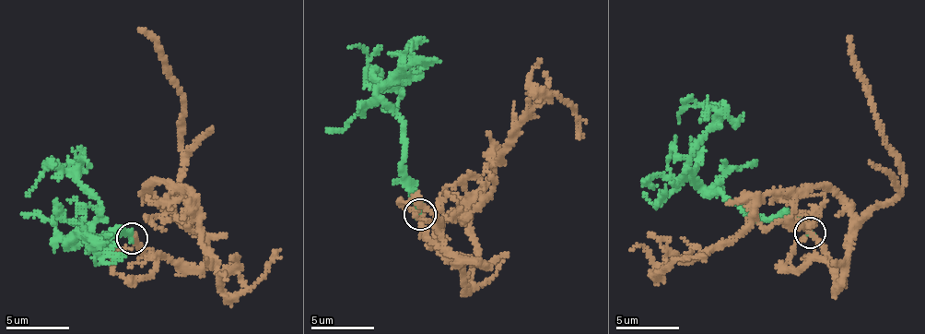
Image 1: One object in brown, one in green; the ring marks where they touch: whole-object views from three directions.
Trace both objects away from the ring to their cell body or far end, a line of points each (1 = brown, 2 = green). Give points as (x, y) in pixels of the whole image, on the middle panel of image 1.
1: (420, 214), (432, 244), (482, 266), (439, 239), (488, 180), (515, 126), (555, 94), (576, 111), (583, 137)
2: (420, 214), (405, 166), (404, 129), (378, 95), (415, 75), (384, 88), (369, 86), (368, 54), (348, 48)

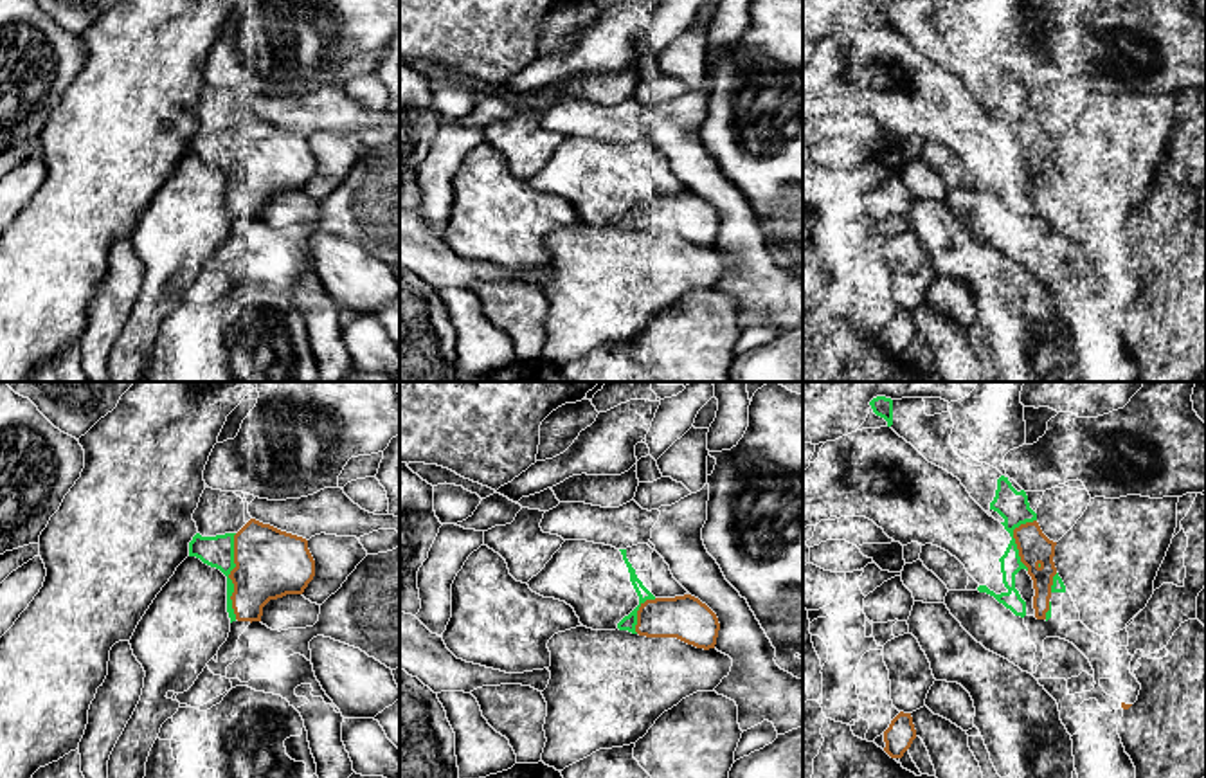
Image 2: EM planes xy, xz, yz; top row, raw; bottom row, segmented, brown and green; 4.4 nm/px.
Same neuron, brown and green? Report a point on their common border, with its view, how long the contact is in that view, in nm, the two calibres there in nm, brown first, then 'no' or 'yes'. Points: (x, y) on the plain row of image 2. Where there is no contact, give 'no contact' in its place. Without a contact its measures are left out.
meets brown in xy at (229, 173); contact 380 nm long; 300 nm thick on the brown side, 140 nm on the other; yes

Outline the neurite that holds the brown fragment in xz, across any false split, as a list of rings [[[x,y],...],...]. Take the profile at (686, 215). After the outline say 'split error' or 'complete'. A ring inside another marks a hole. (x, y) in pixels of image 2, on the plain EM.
[[[626,146],[619,148],[639,193],[639,202],[617,220],[617,225],[646,234],[677,234],[704,247],[715,245],[720,227],[716,211],[691,191],[655,194],[637,175],[626,155]]]; split error

